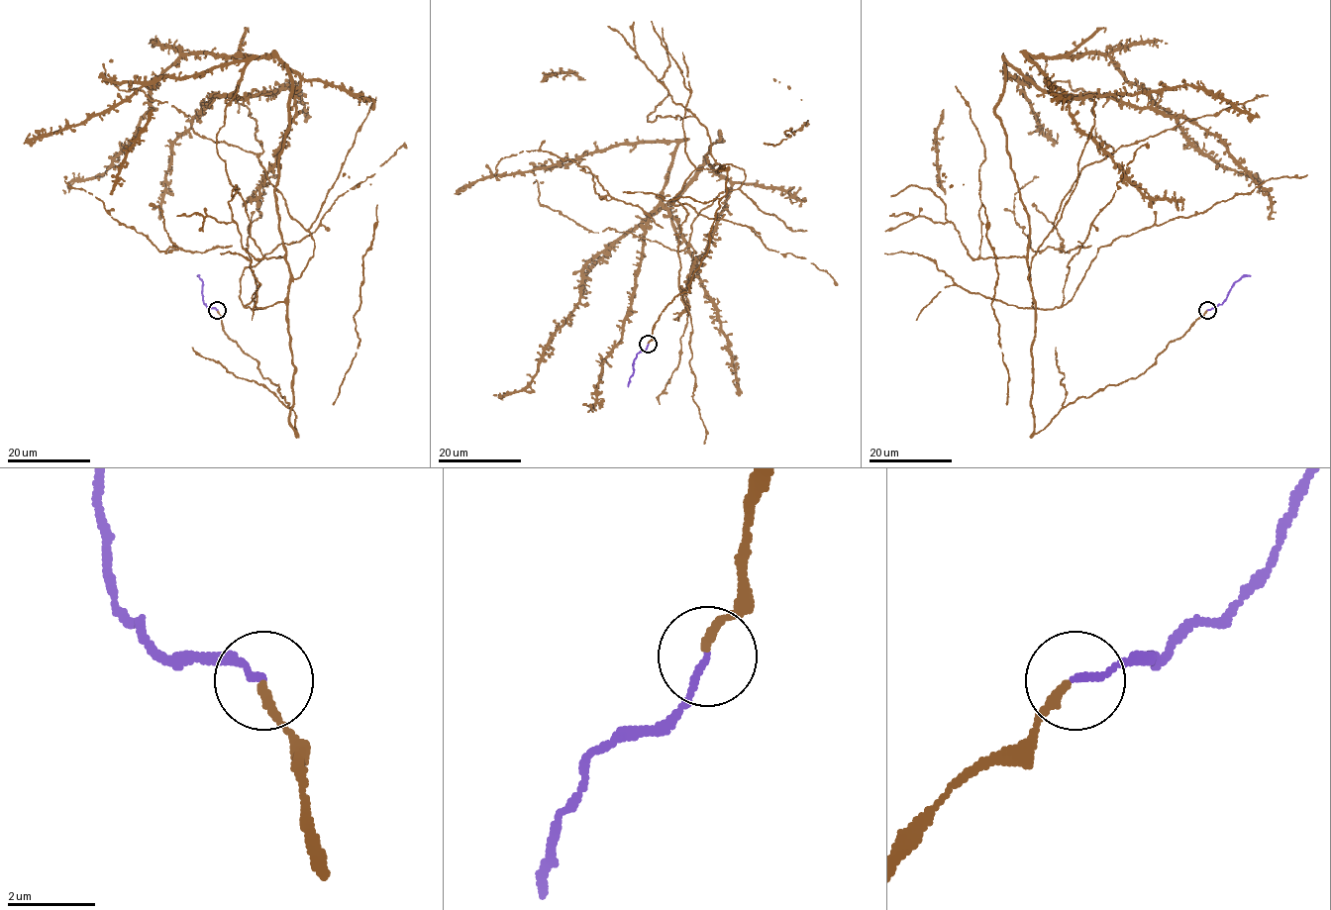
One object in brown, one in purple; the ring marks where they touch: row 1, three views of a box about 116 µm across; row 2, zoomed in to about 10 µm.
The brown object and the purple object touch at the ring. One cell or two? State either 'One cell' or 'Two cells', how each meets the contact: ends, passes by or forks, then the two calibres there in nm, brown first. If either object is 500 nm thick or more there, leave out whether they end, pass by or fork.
One cell. At the ring brown ends. At the ring purple ends. Thickness 200 nm (brown) against 140 nm

